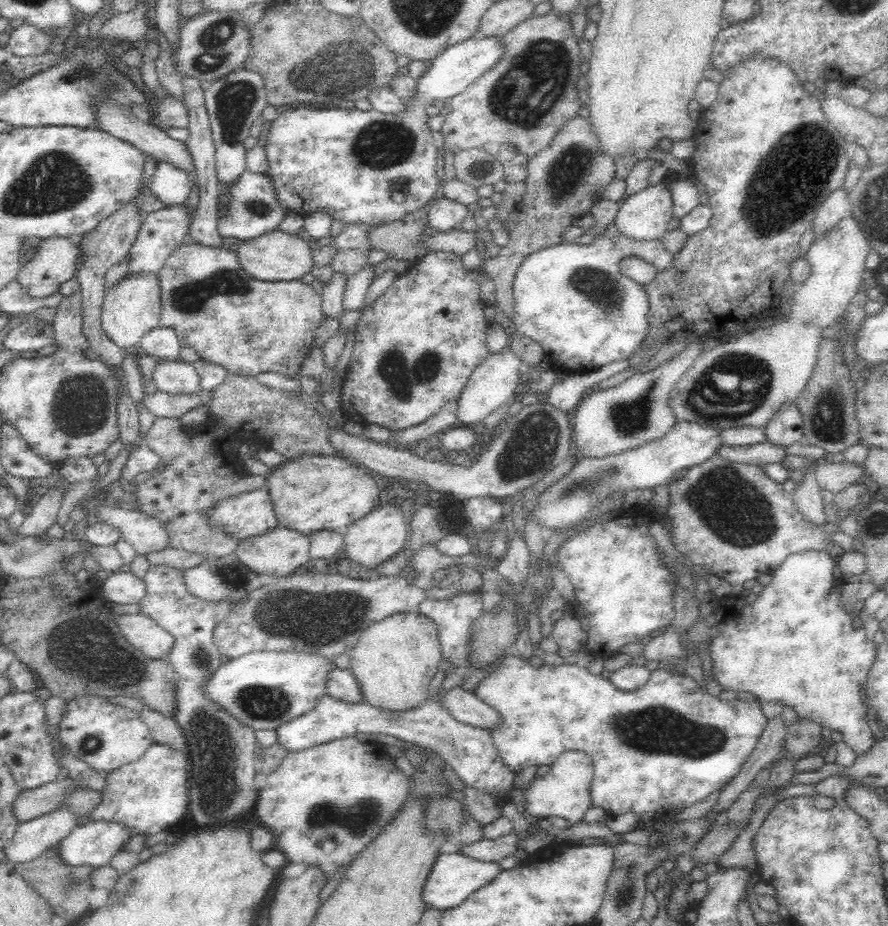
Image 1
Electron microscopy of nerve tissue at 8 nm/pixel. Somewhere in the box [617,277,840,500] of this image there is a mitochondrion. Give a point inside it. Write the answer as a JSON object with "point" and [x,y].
{"point":[735,386]}

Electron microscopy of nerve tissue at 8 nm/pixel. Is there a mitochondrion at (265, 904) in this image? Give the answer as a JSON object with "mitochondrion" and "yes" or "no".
{"mitochondrion":"no"}

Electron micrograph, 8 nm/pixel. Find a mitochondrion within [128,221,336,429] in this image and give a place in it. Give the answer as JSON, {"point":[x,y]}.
{"point":[190,299]}

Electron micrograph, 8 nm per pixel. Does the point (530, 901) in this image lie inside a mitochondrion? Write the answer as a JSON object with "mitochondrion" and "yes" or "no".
{"mitochondrion":"no"}

